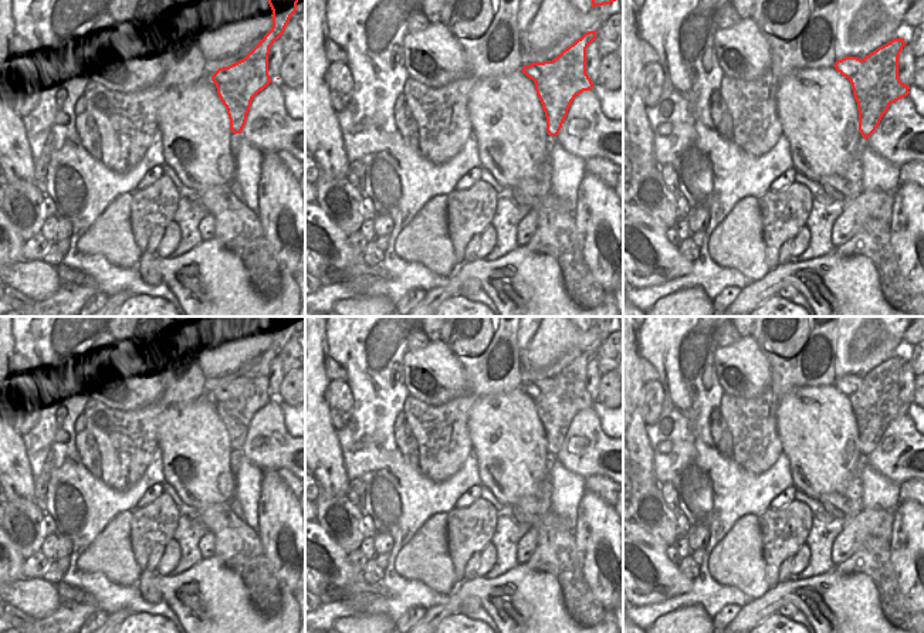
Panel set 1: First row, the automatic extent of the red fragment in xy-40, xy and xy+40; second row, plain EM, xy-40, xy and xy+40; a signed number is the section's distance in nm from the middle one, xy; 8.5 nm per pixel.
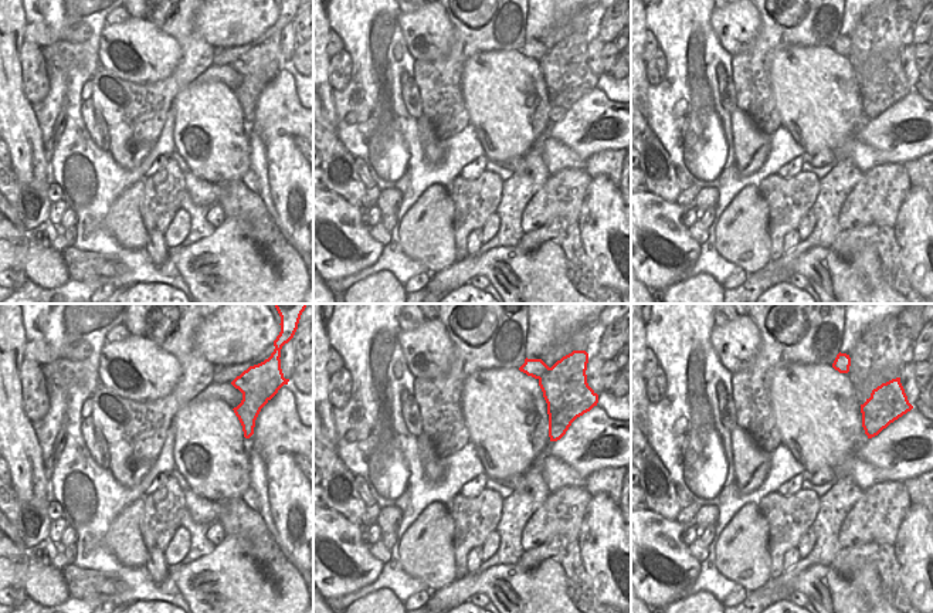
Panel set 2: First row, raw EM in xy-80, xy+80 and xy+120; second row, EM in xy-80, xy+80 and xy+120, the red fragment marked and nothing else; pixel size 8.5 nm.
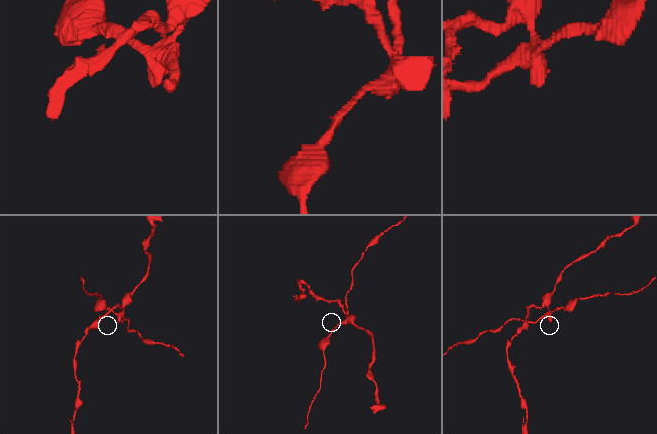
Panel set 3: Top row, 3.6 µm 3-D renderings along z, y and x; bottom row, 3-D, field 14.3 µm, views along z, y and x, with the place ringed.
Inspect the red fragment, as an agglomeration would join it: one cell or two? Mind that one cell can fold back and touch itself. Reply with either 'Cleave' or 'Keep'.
Cleave.

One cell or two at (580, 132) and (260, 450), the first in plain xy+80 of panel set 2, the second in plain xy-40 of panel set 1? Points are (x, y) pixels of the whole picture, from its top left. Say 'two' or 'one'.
one

